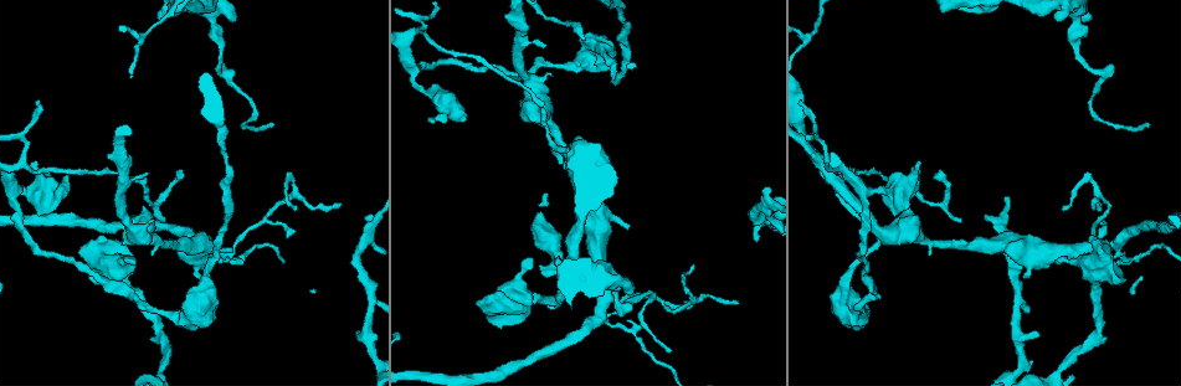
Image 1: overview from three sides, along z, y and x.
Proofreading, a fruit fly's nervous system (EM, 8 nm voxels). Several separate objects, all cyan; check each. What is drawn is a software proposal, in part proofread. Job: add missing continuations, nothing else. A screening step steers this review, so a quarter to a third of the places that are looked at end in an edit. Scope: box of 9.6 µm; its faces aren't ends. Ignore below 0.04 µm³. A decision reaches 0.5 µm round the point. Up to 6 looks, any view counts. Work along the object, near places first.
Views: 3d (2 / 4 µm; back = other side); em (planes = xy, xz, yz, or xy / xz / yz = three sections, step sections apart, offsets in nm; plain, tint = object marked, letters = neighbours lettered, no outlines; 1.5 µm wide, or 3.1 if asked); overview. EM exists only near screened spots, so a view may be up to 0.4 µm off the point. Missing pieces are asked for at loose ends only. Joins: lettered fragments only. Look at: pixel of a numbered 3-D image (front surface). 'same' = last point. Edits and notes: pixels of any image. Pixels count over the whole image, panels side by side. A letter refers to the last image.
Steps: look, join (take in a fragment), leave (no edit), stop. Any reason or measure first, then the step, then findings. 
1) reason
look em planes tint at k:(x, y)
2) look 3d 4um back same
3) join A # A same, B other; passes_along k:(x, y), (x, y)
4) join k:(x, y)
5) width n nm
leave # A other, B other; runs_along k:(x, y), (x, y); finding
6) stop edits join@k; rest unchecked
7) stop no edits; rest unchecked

an open end
look em xy step 4 tint at 1:(432, 120)

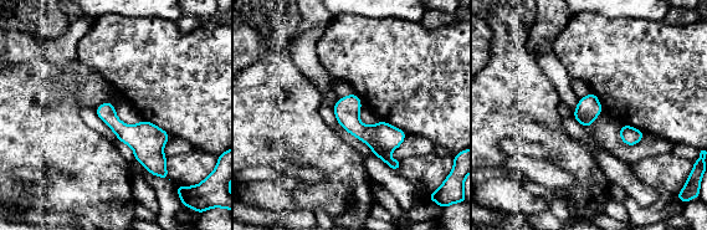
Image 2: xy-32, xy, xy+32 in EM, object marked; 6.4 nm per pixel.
cut it another way
look em planes letters same

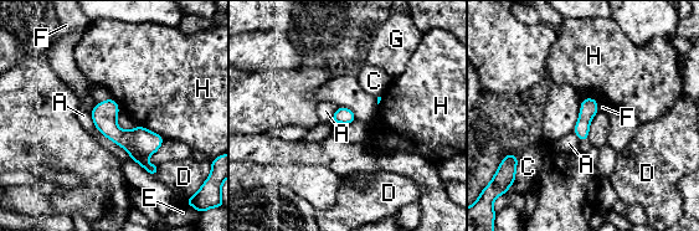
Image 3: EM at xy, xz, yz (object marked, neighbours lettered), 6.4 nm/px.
leave # A other, C other, D other, E other, F other, G other, H other; border 3:(90, 111), (92, 122), (98, 129); none of them fits

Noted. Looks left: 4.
an open end
look em planes letters at 1:(272, 126)

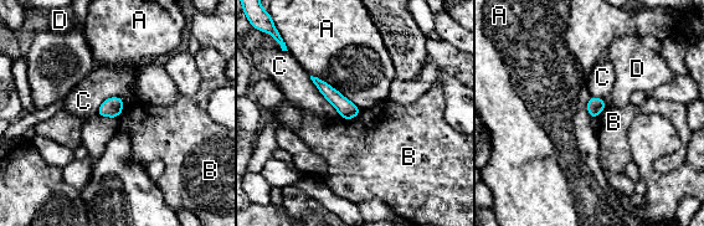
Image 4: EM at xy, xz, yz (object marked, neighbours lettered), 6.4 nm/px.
leave # A other, B other, C other, D other; border 4:(311, 75), (325, 81), (361, 109); none of them fits

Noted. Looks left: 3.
branch stops here
look em planes tint at 1:(229, 251)

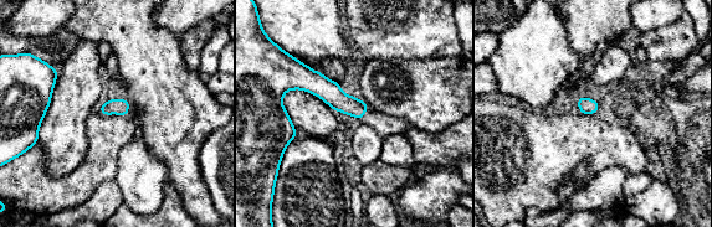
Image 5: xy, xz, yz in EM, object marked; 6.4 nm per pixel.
look em planes letters same

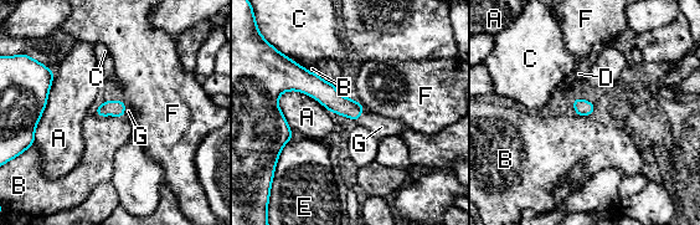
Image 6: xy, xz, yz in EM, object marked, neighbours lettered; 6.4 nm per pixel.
join G # A other, B other, C other, D other, E other, F other, G same; passes_along 6:(328, 96), (360, 114), (381, 127); the cell continues

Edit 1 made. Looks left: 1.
stop edits join@6; rest unchecked

